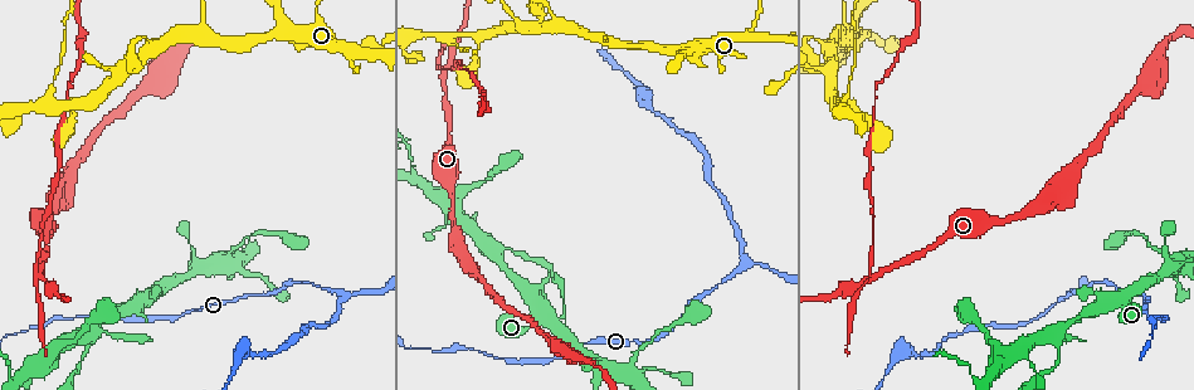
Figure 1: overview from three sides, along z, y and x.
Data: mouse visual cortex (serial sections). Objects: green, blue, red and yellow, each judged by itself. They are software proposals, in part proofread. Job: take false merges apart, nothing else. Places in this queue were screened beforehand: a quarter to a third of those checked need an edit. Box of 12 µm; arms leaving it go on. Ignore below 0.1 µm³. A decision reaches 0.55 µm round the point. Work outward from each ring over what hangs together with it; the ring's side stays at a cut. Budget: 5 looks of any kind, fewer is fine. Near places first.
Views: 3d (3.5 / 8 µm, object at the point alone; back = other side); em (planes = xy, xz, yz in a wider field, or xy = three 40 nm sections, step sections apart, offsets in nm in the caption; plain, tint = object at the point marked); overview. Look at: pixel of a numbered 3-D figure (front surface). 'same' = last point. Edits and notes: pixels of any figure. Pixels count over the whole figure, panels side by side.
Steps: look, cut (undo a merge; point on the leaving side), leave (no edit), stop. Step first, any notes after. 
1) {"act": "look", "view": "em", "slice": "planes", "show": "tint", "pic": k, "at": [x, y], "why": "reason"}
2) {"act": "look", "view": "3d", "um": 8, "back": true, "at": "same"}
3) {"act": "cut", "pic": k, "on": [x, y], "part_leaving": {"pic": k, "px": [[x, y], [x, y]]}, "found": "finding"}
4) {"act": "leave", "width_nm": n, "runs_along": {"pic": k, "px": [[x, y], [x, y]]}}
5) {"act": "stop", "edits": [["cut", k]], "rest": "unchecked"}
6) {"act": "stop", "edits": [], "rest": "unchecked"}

{"act": "look", "view": "3d", "um": 3.5, "back": true, "pic": 1, "at": [1062, 332], "why": "three arms meet"}

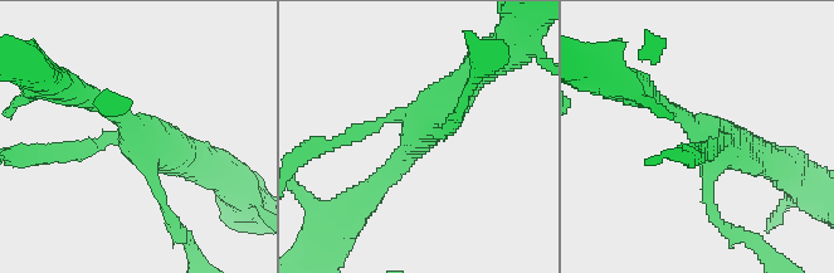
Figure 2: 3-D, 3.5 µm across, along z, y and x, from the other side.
{"act": "look", "view": "em", "slice": "xy", "step": 2, "show": "plain", "pic": 2, "at": [422, 137], "why": "need the tissue"}

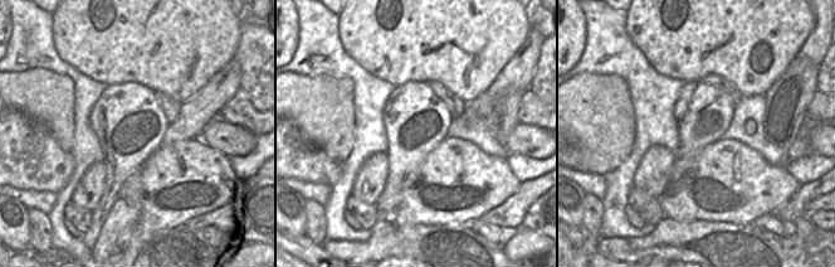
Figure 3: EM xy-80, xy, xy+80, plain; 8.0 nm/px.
{"act": "look", "view": "em", "slice": "xy", "step": 2, "show": "tint", "at": "same", "why": "where the object lies"}

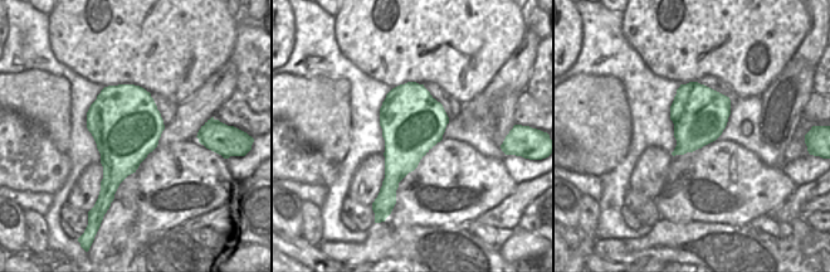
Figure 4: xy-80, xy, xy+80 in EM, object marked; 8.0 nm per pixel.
{"act": "leave", "runs_along": {"pic": 2, "px": [[386, 176], [487, 61]]}, "found": "all the same cell"}

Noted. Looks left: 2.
{"act": "look", "view": "3d", "um": 3.5, "pic": 1, "at": [40, 276], "why": "side arm on a straight run"}

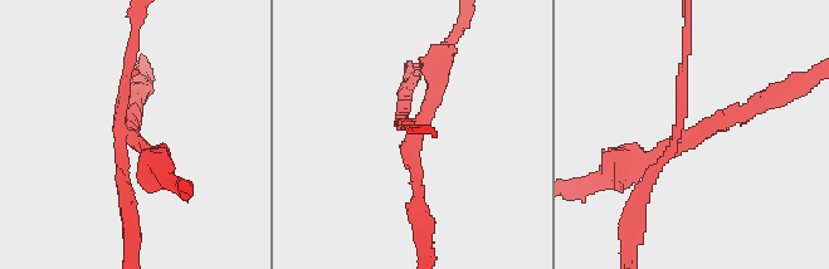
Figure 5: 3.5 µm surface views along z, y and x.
{"act": "look", "view": "em", "slice": "xy", "step": 3, "show": "tint", "pic": 5, "at": [132, 134], "why": "shape alone is not enough"}

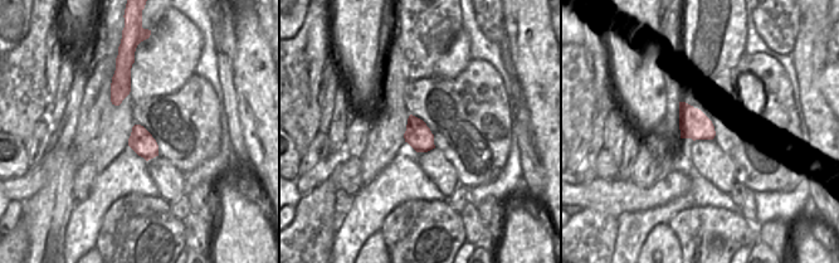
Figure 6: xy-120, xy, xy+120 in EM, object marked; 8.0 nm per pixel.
{"act": "cut", "pic": 5, "on": [681, 86], "part_leaving": {"pic": 5, "px": [[681, 136], [687, 32]]}, "found": "a second cell is stuck on"}

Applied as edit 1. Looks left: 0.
{"act": "stop", "edits": [["cut", 5]], "rest": "unchecked"}

